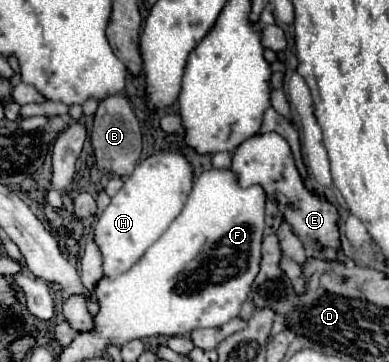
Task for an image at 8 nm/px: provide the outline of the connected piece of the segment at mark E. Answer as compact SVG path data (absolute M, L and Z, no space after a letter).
M265 133L265 135L255 135L247 141L243 141L233 155L233 165L231 169L239 175L241 179L241 187L249 187L253 183L263 185L263 189L267 191L269 197L275 197L279 203L279 209L285 215L285 221L293 227L293 231L301 237L303 245L313 245L315 253L313 257L321 257L321 247L333 247L333 249L341 249L339 247L339 233L337 233L337 209L327 203L323 197L311 195L305 185L301 175L297 173L289 143L277 135L277 133Z

